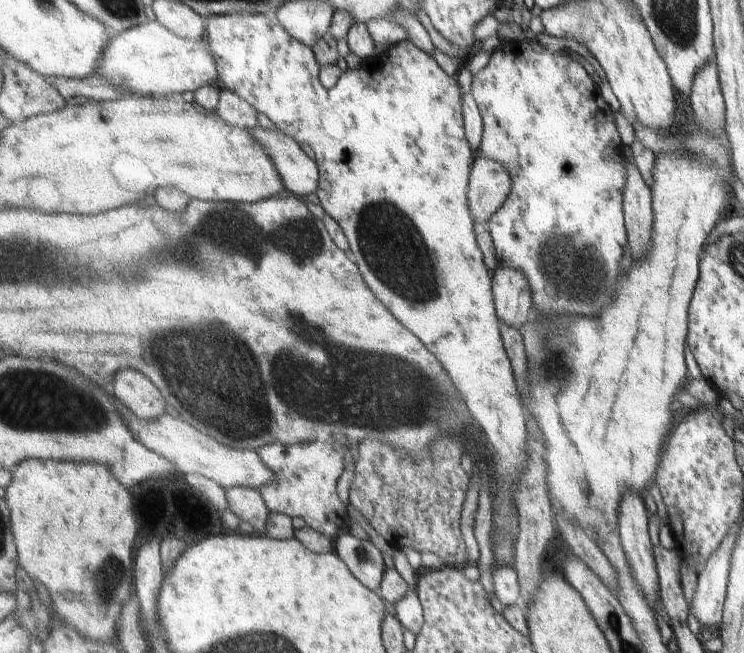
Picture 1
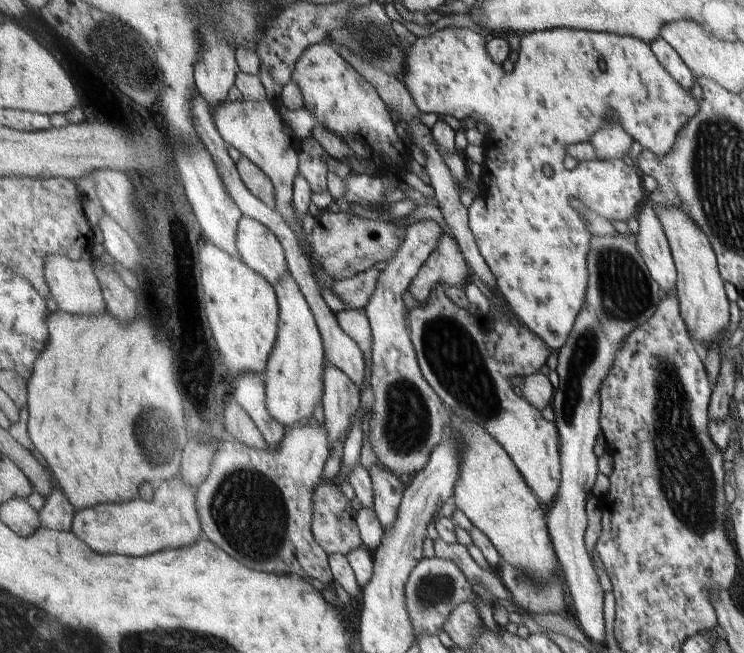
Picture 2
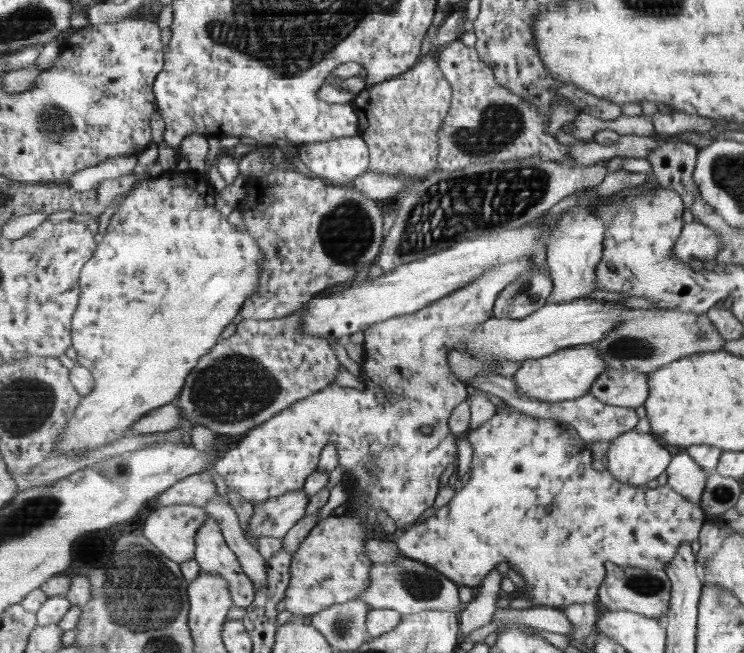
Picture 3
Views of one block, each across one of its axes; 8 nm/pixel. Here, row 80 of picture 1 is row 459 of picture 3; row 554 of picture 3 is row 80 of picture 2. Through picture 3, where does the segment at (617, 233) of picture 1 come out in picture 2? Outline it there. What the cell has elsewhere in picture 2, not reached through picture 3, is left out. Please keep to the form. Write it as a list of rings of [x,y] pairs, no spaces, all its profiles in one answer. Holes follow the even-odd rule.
[[[447,27],[441,29],[429,37],[419,37],[409,47],[409,54],[406,62],[406,74],[403,82],[407,85],[411,96],[419,105],[422,112],[433,112],[436,114],[446,114],[453,116],[460,122],[476,123],[485,122],[489,127],[489,133],[485,138],[483,148],[487,155],[487,163],[482,164],[481,181],[479,182],[479,195],[470,205],[470,227],[475,235],[481,254],[489,263],[491,270],[495,273],[498,280],[497,292],[509,304],[511,310],[518,316],[521,322],[525,323],[531,330],[534,330],[552,350],[559,352],[566,345],[570,337],[578,314],[582,312],[583,305],[586,304],[587,282],[590,278],[588,269],[588,258],[592,235],[587,226],[583,224],[579,212],[569,204],[571,196],[579,199],[595,213],[608,220],[629,220],[631,216],[637,217],[641,210],[641,204],[648,199],[648,193],[643,188],[642,174],[636,167],[626,166],[623,159],[600,161],[583,161],[577,164],[572,170],[565,168],[567,162],[567,147],[575,143],[590,142],[591,137],[595,136],[611,119],[620,119],[624,129],[633,136],[635,140],[642,144],[643,148],[651,150],[659,156],[665,156],[672,151],[679,131],[698,113],[701,101],[697,102],[689,91],[671,76],[671,73],[659,62],[655,56],[651,44],[633,37],[622,37],[613,33],[596,33],[595,31],[582,31],[581,29],[551,29],[546,31],[535,31],[523,35],[522,47],[519,52],[519,60],[515,69],[510,74],[505,74],[503,68],[496,64],[488,51],[489,36],[477,34],[470,29]]]

